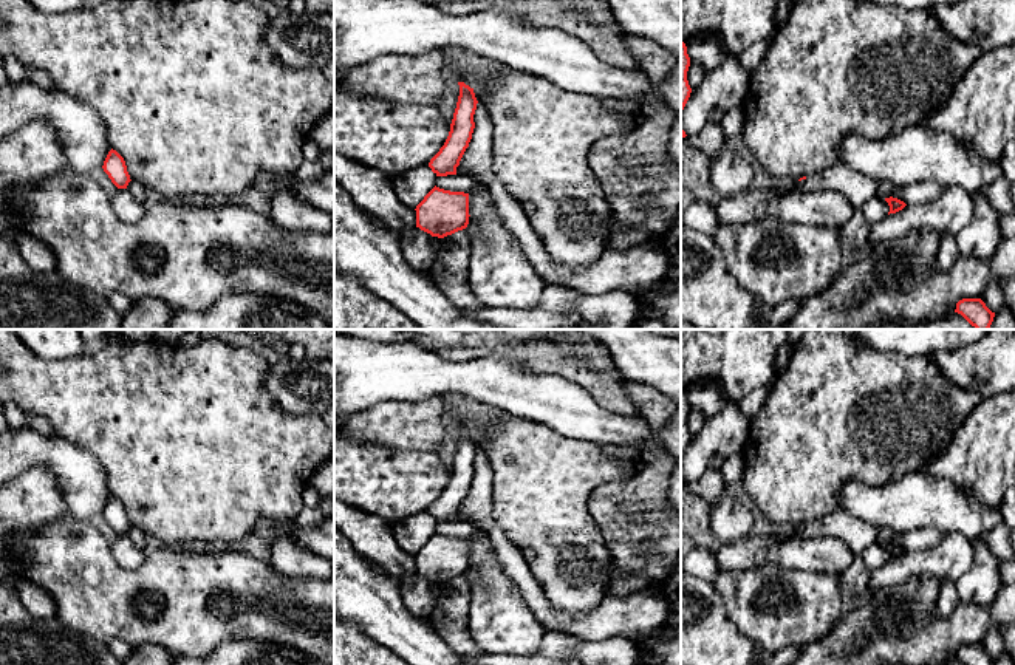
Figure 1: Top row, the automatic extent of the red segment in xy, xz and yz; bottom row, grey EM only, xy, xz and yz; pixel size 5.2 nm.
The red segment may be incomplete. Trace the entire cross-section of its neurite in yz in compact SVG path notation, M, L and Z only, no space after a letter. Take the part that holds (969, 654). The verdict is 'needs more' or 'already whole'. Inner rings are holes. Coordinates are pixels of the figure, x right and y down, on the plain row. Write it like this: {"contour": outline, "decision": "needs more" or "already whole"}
{"contour": "M962 645L956 650L955 659L964 665L993 665L992 659L981 645Z", "decision": "already whole"}

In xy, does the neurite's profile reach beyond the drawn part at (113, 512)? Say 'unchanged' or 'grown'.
unchanged

